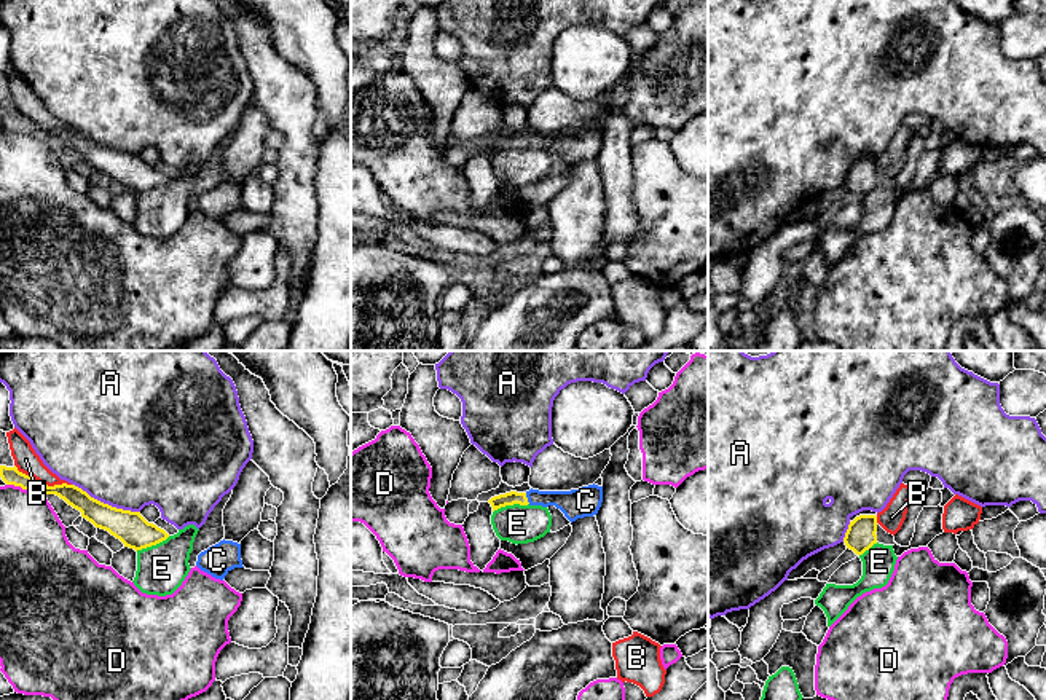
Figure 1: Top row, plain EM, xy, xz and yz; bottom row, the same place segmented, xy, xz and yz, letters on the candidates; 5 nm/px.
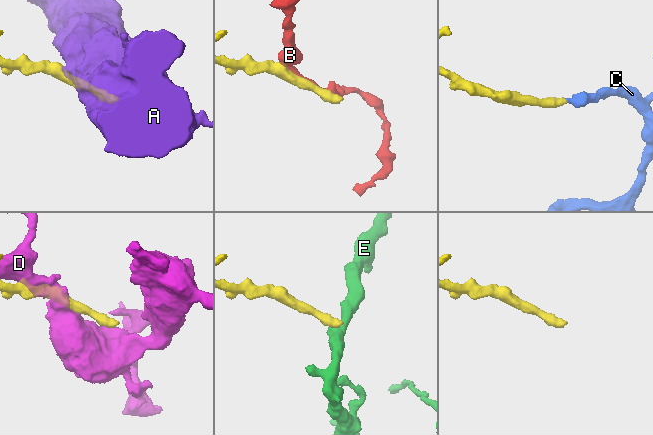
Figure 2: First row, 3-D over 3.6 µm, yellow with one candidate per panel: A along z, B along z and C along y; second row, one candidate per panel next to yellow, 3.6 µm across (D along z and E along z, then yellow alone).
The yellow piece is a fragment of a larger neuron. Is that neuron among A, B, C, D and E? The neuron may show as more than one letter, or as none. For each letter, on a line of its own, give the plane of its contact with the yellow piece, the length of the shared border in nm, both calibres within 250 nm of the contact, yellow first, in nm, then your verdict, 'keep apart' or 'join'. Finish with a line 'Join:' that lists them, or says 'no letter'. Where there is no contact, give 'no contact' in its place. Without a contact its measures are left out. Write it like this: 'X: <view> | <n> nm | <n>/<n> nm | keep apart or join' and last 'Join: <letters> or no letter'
A: xy | 380 nm | 170/500 nm | keep apart
B: xy | 300 nm | 100/120 nm | keep apart
C: xz | 60 nm | 70/150 nm | join
D: xy | 200 nm | 100/320 nm | keep apart
E: xz | 190 nm | 70/190 nm | keep apart
Join: C

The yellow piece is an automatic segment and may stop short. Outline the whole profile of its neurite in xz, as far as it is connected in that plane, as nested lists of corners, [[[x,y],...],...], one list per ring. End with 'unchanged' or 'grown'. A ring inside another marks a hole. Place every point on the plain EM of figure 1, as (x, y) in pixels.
[[[588,128],[571,134],[539,134],[529,132],[526,136],[510,134],[494,139],[488,144],[493,155],[505,148],[555,148],[572,166],[577,161],[593,159],[598,156],[603,145],[603,129]]]; grown

